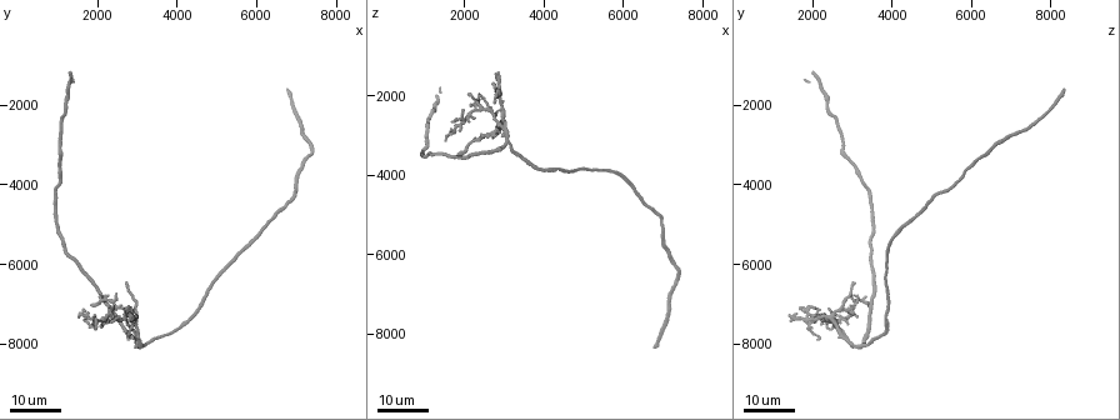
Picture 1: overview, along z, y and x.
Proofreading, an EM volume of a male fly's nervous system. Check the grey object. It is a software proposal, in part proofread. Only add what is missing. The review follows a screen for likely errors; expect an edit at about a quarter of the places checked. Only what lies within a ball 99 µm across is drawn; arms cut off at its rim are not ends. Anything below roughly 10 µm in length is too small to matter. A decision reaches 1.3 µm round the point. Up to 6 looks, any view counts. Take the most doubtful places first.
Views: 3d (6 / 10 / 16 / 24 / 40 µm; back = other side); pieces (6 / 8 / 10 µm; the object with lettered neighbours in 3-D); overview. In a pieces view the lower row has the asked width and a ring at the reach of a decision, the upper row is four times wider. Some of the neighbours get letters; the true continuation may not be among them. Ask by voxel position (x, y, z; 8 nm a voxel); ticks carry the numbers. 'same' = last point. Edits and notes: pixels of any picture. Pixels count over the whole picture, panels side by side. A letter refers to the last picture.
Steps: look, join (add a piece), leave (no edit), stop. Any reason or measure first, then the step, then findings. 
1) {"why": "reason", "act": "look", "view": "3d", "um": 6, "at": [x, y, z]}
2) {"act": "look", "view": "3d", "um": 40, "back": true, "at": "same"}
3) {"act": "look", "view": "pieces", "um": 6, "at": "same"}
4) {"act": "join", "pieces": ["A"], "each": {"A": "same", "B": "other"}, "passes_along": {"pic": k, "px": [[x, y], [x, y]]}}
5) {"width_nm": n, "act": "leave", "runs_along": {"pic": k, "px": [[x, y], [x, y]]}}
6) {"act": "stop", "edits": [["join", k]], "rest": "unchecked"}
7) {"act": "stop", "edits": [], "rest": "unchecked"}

{"why": "thin end", "act": "look", "view": "3d", "um": 16, "at": [2750, 6550, 3050]}

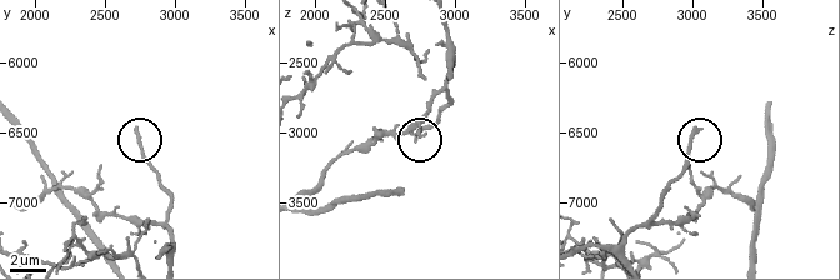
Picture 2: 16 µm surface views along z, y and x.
{"act": "look", "view": "pieces", "um": 10, "at": [2720, 6480, 3000]}

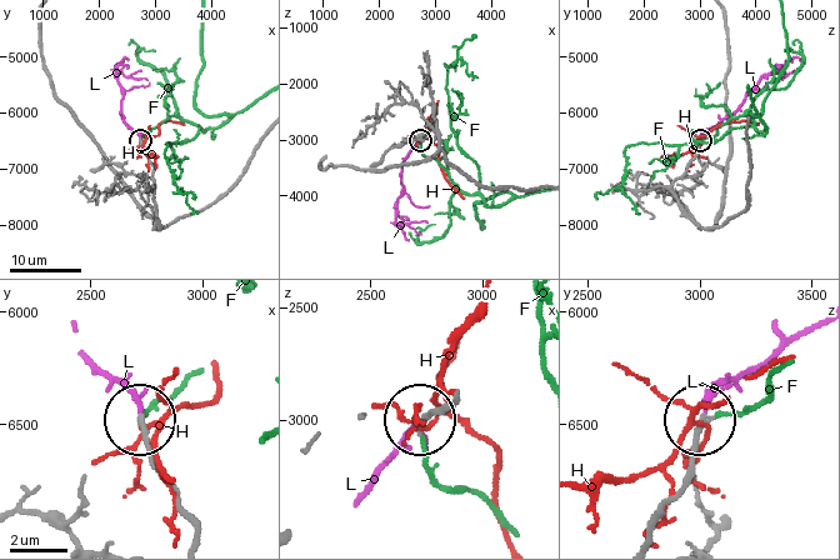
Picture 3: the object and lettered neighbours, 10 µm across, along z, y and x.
{"act": "join", "pieces": ["L"], "each": {"F": "other", "H": "other", "L": "same"}, "found": "it goes on there"}

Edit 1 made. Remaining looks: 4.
{"act": "look", "view": "overview"}

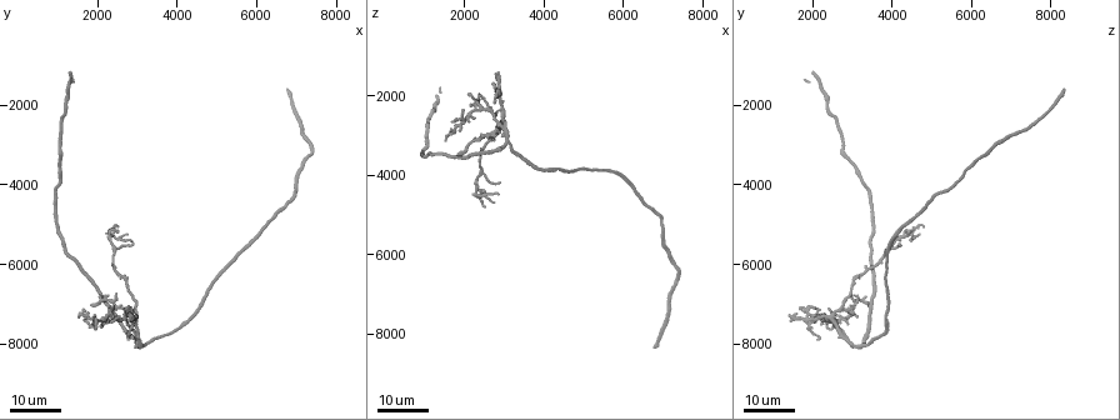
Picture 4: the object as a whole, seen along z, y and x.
{"why": "free end", "act": "look", "view": "3d", "um": 24, "at": [1800, 7000, 3400]}

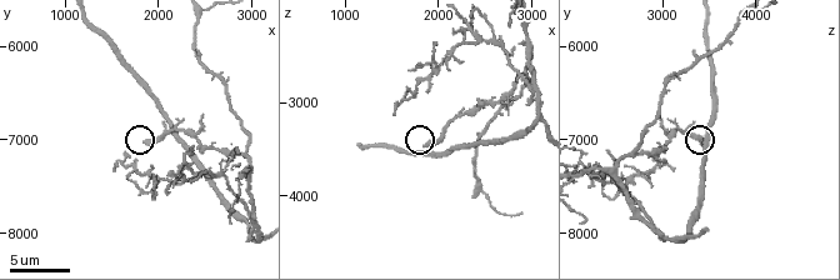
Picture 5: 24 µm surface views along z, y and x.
{"why": "closer look", "act": "look", "view": "3d", "um": 10, "at": [1900, 7050, 3450]}

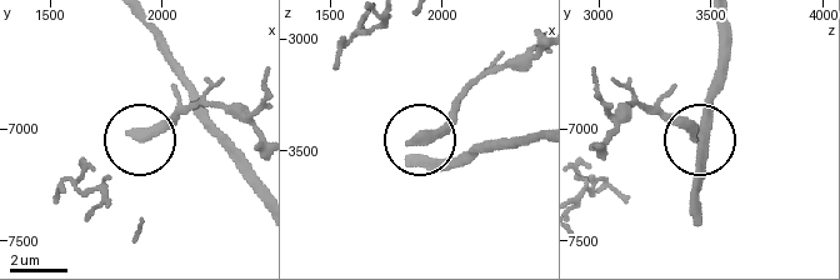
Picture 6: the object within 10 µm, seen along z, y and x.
{"why": "what lies round it", "act": "look", "view": "pieces", "um": 10, "at": [1850, 7010, 3460]}

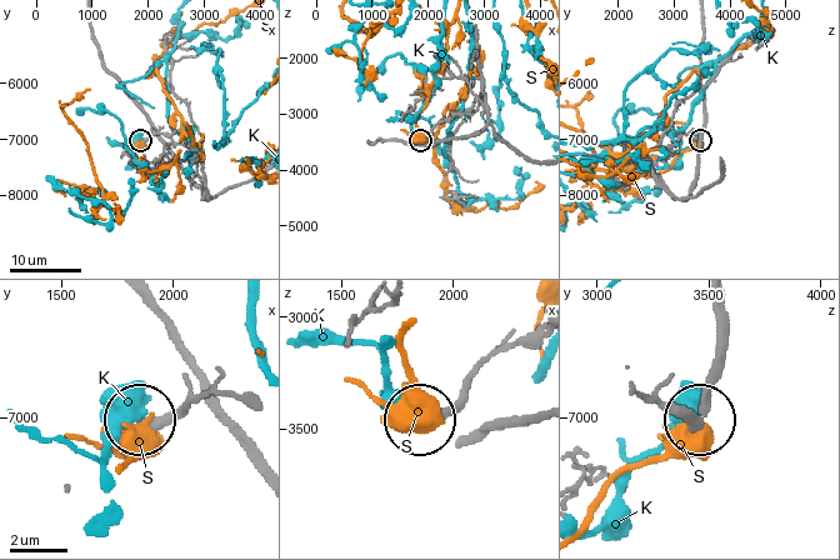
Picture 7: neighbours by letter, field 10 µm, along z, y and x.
{"act": "leave", "each": {"K": "other", "S": "other"}, "runs_along": {"pic": 7, "px": [[220, 394], [191, 396], [144, 420]]}, "found": "none of them fits"}

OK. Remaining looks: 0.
{"act": "stop", "edits": [["join", 3]], "rest": "unchecked"}

